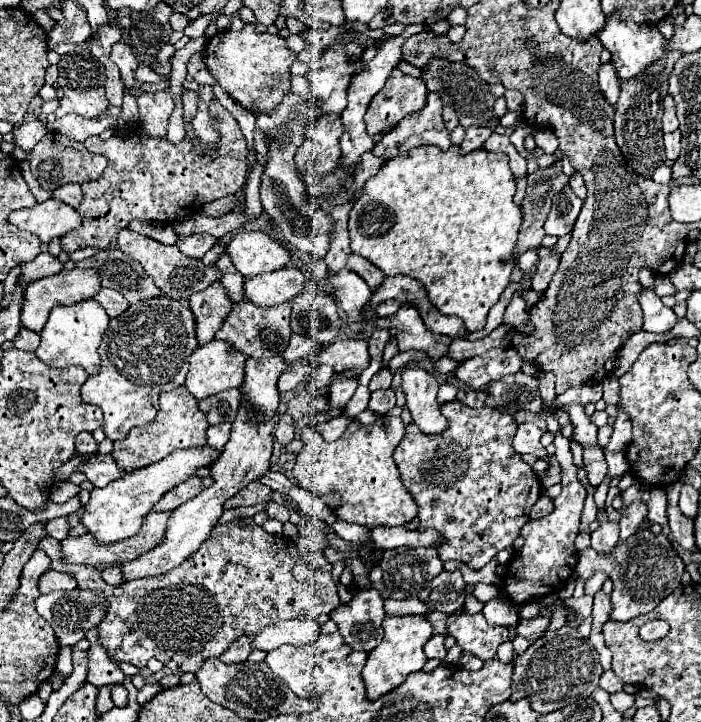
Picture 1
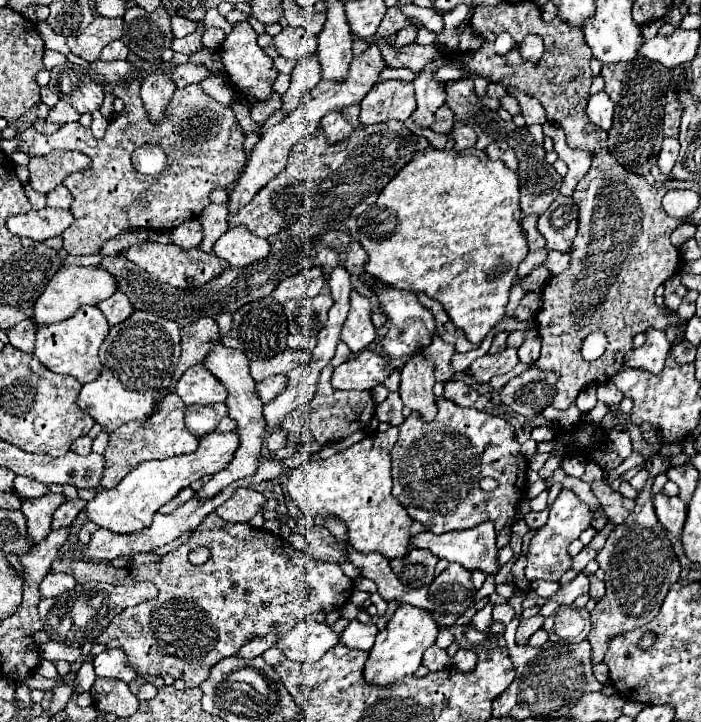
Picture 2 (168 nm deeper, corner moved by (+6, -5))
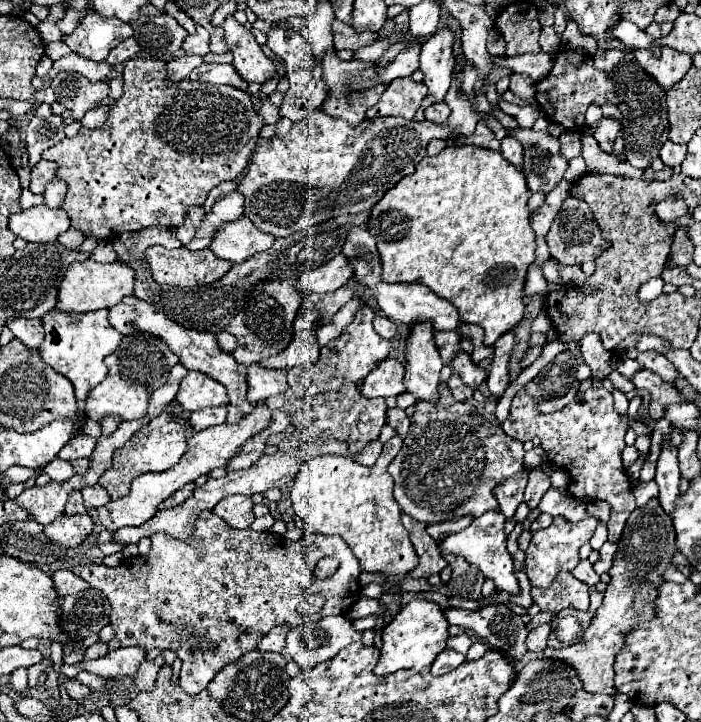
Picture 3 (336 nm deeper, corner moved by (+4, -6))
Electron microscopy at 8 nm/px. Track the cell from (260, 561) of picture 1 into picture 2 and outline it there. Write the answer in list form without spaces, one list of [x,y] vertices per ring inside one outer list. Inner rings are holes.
[[[214,512],[204,518],[204,522],[198,526],[194,536],[186,544],[168,552],[160,564],[140,566],[140,568],[132,568],[132,564],[128,564],[126,568],[118,570],[108,562],[92,564],[92,562],[74,562],[74,560],[58,558],[58,560],[54,560],[50,570],[66,572],[66,574],[74,576],[78,584],[86,584],[90,580],[100,580],[100,582],[114,580],[116,584],[132,584],[132,582],[140,582],[140,580],[154,582],[160,592],[156,596],[156,600],[140,602],[132,608],[122,610],[110,622],[110,626],[96,638],[96,642],[104,644],[106,648],[124,650],[126,664],[136,674],[140,674],[140,676],[170,674],[172,678],[182,678],[186,682],[186,688],[200,686],[204,682],[204,678],[208,678],[210,668],[218,660],[222,660],[226,656],[234,656],[238,652],[238,648],[242,648],[252,638],[266,636],[266,634],[286,634],[288,630],[292,630],[294,624],[298,624],[302,620],[324,622],[326,614],[340,610],[348,602],[348,598],[354,590],[352,578],[344,576],[344,572],[338,564],[314,560],[312,556],[288,546],[288,542],[276,534],[270,534],[266,530],[254,530],[248,524],[226,522],[220,516],[216,516]],[[200,546],[210,550],[210,558],[204,564],[194,566],[194,564],[190,564],[188,554]],[[108,566],[112,568],[110,574],[108,574],[108,570],[104,572],[104,568],[108,568]]]

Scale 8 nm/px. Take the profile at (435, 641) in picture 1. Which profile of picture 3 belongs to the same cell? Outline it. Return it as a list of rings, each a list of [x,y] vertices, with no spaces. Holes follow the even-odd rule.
[[[444,649],[444,651],[436,657],[436,661],[432,663],[432,673],[434,673],[434,675],[444,675],[444,673],[456,669],[460,663],[464,663],[464,659],[466,659],[464,655],[456,653],[456,651],[452,651],[452,649]]]

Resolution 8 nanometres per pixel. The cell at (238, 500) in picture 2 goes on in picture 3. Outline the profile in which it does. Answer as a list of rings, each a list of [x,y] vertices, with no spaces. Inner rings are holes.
[[[230,495],[224,497],[212,511],[220,519],[224,519],[232,529],[246,529],[254,521],[252,505],[252,499],[246,495]]]

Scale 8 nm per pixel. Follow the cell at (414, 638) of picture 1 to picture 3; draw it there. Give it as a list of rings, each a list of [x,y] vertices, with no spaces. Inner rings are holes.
[[[412,599],[408,605],[400,609],[400,613],[394,617],[384,627],[382,633],[382,651],[380,651],[380,661],[374,669],[376,675],[388,675],[400,669],[406,671],[422,671],[424,667],[432,665],[436,655],[446,649],[446,639],[448,639],[448,621],[444,611],[440,609],[438,603],[428,601],[428,599]]]

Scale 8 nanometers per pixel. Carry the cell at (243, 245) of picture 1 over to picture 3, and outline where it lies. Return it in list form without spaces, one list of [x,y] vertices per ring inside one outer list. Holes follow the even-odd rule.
[[[242,215],[236,221],[224,223],[218,233],[214,233],[210,249],[220,259],[240,263],[254,253],[270,249],[272,243],[274,237],[270,233],[256,229],[254,223],[246,215]]]

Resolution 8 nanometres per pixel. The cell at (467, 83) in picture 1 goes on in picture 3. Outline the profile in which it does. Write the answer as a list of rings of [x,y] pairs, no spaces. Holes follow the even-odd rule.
[[[516,129],[508,133],[524,145],[524,175],[532,193],[550,193],[568,169],[568,159],[560,155],[560,141],[548,131]]]

